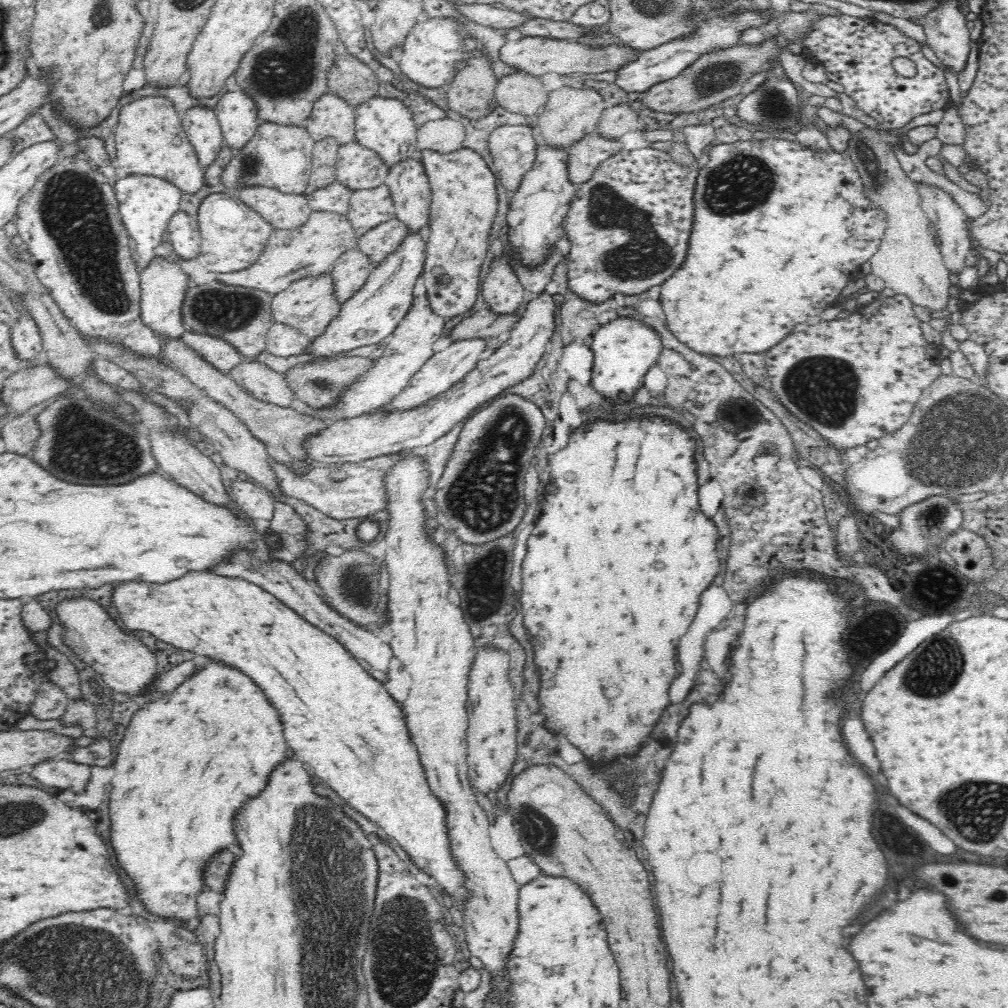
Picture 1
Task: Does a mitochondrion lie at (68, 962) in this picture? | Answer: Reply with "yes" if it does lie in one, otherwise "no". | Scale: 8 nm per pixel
yes

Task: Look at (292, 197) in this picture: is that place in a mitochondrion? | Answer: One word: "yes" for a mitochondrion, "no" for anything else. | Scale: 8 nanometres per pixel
no

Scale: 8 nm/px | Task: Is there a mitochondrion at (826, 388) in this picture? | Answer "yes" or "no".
yes

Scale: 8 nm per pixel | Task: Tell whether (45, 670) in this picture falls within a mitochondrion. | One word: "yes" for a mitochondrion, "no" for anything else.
no

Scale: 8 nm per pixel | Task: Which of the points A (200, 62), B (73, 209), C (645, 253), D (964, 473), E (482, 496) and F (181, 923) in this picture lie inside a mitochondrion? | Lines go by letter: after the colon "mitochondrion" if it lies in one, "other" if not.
A: other
B: mitochondrion
C: mitochondrion
D: mitochondrion
E: mitochondrion
F: other

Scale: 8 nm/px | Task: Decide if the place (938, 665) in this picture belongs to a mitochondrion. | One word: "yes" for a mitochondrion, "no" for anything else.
yes

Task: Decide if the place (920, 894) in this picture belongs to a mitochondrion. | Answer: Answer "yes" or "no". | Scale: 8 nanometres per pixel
no

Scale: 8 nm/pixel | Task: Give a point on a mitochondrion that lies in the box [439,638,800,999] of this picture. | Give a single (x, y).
(538, 831)

